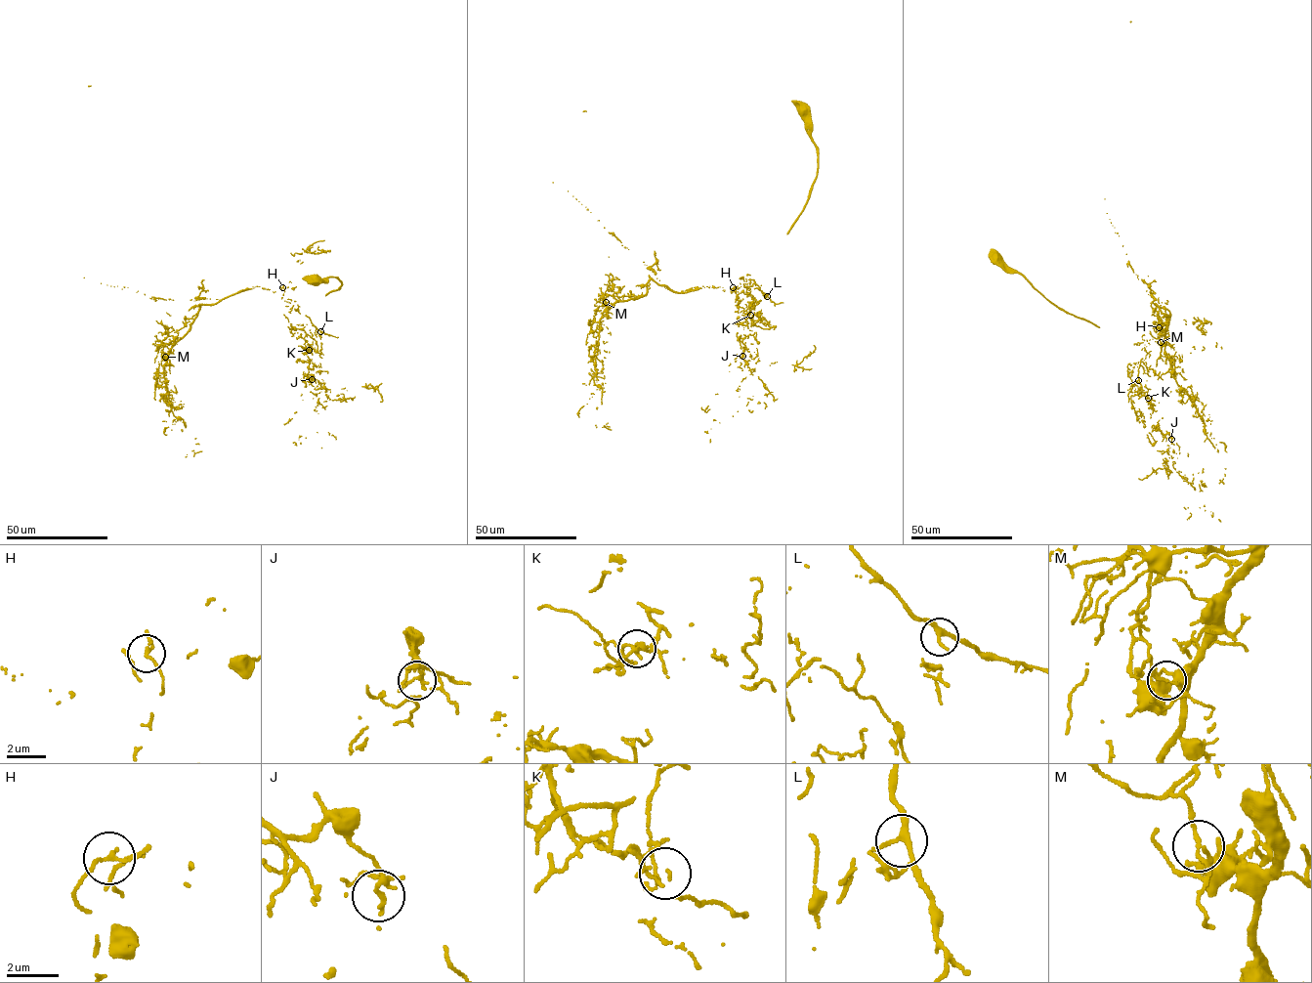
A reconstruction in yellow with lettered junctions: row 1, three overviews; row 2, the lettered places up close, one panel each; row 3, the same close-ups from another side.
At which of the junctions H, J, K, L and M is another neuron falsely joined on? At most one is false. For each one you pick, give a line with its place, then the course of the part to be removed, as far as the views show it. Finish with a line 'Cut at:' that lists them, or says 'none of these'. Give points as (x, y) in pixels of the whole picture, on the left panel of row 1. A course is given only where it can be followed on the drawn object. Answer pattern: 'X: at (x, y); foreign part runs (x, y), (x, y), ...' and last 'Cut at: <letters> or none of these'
M: at (165, 357); foreign part runs (165, 357), (177, 339), (168, 335), (160, 321), (157, 300), (122, 289)
Cut at: M

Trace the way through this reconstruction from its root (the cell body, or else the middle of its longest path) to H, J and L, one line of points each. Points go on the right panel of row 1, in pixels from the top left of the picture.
H: (996, 258), (1008, 270), (1023, 275), (1059, 309), (1134, 344), (1158, 337), (1156, 329), (1159, 327)
J: (996, 258), (1067, 313), (1134, 344), (1153, 338), (1127, 395), (1144, 393), (1131, 392), (1137, 421), (1171, 439)
L: (996, 258), (1067, 313), (1134, 344), (1153, 338), (1145, 348), (1150, 355), (1141, 360), (1138, 380)

